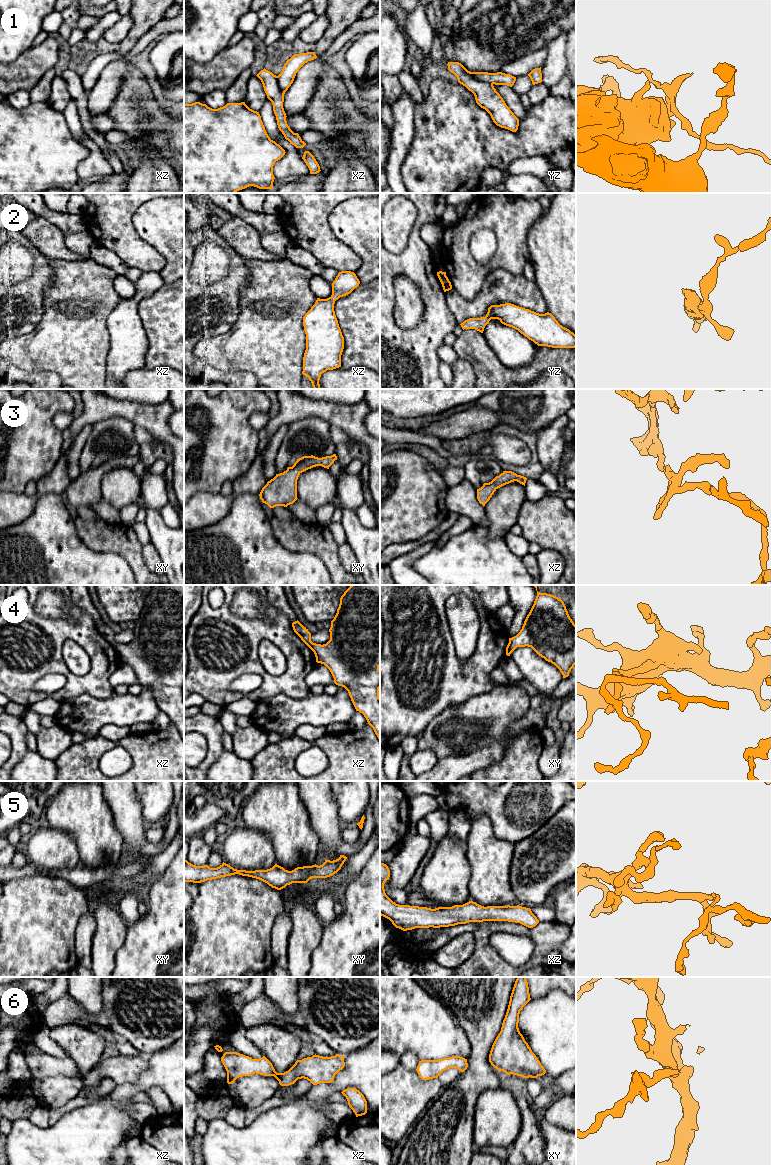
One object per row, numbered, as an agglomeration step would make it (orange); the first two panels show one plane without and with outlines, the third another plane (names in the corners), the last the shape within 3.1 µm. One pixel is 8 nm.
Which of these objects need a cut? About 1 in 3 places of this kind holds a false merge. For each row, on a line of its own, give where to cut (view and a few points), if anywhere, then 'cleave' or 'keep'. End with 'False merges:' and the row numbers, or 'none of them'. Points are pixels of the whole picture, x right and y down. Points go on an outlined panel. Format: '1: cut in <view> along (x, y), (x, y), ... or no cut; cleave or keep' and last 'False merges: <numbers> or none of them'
1: cut in yz along (464, 68), (477, 79), (486, 80), (492, 84); cleave
2: no cut; keep
3: no cut; keep
4: no cut; keep
5: no cut; keep
6: no cut; keep
False merges: 1

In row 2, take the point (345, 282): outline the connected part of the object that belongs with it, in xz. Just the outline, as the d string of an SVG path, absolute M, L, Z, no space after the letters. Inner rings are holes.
M339 272L332 283L332 295L327 299L317 298L315 304L303 317L306 350L303 357L302 374L309 378L314 389L320 389L319 380L322 373L341 367L344 337L335 315L334 304L340 297L350 294L359 284L360 281L354 272Z

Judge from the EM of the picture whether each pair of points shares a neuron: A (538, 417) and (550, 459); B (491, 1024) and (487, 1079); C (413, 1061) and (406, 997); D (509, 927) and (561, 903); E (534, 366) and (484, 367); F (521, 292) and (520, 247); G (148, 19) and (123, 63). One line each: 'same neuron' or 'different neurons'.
A: different neurons
B: same neuron
C: different neurons
D: different neurons
E: same neuron
F: different neurons
G: different neurons

